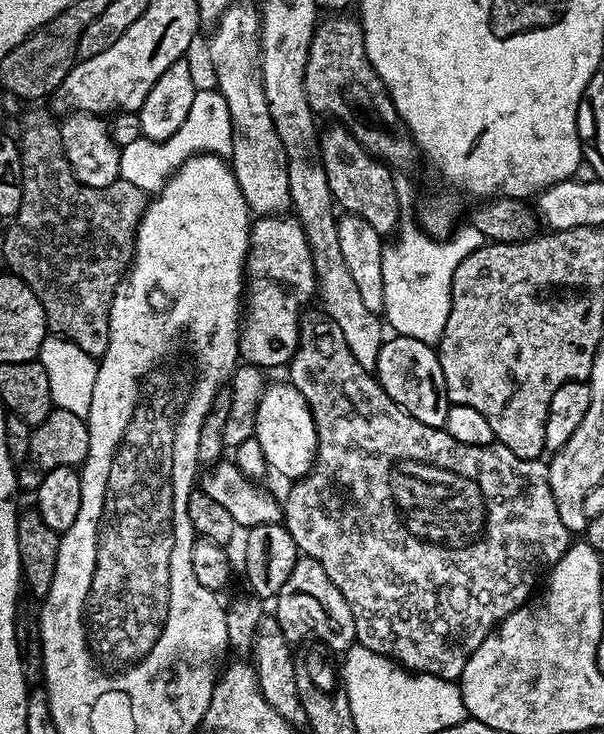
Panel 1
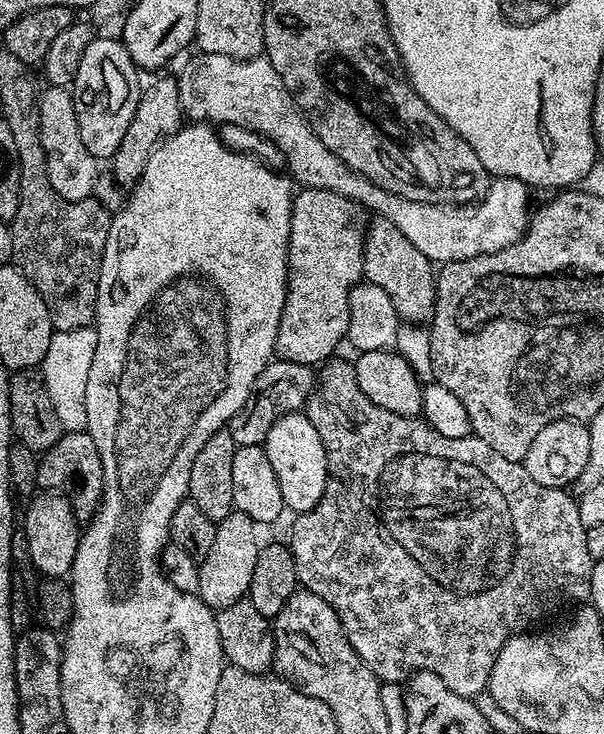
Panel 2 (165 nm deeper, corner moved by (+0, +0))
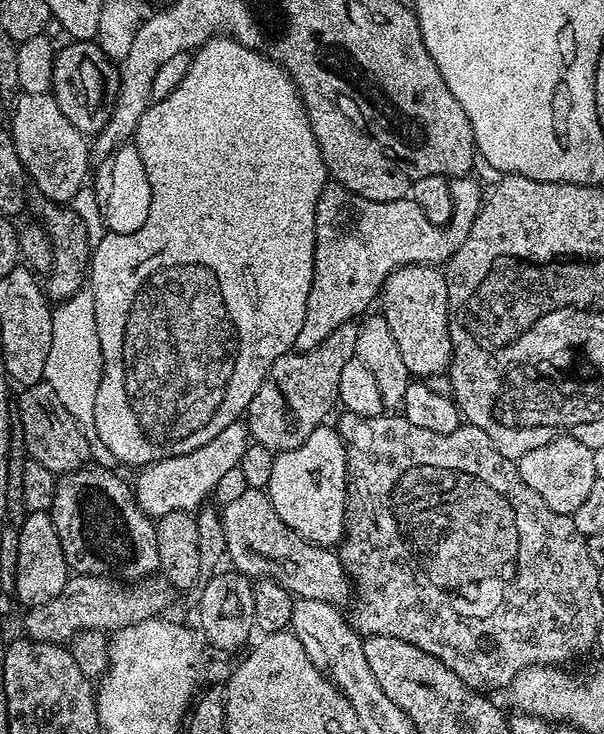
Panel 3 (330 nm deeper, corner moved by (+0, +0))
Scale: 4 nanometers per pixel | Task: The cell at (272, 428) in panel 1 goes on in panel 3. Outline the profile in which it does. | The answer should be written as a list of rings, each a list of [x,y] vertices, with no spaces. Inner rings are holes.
[[[321,426],[294,450],[275,453],[273,470],[266,491],[278,518],[290,526],[302,538],[312,544],[325,546],[339,545],[344,539],[344,517],[348,515],[348,455],[344,449],[344,439],[335,427]]]

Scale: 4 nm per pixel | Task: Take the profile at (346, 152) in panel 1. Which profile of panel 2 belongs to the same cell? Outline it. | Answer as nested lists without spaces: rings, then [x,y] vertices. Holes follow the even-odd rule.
[[[376,218],[369,223],[364,237],[363,279],[386,290],[401,321],[413,326],[419,325],[419,320],[431,321],[436,305],[436,272],[433,261],[428,260],[422,250],[418,250],[403,236],[402,230],[398,230],[394,222]]]

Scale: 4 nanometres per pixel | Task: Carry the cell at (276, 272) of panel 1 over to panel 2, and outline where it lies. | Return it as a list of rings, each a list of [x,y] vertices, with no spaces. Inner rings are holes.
[[[301,187],[292,197],[290,238],[288,239],[288,289],[278,326],[275,355],[286,362],[320,366],[337,355],[336,347],[345,343],[350,326],[350,292],[364,275],[364,237],[369,213],[350,198],[331,190]]]

